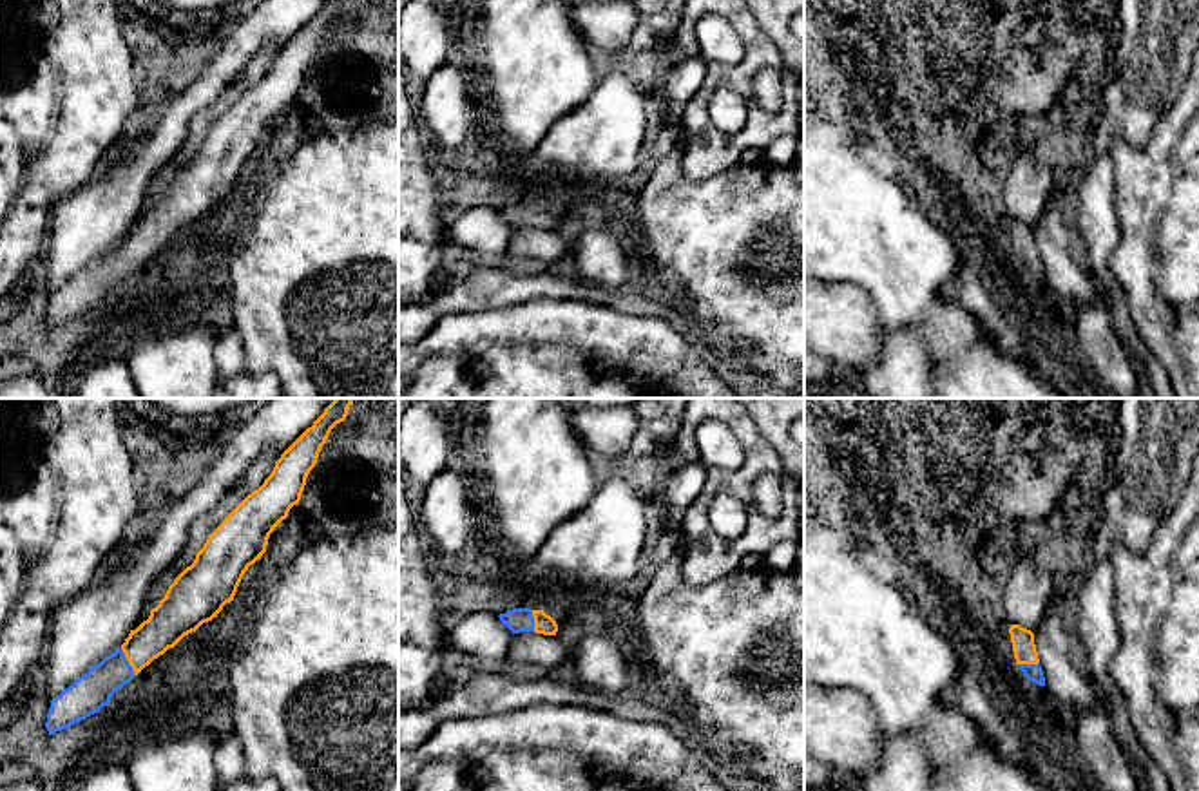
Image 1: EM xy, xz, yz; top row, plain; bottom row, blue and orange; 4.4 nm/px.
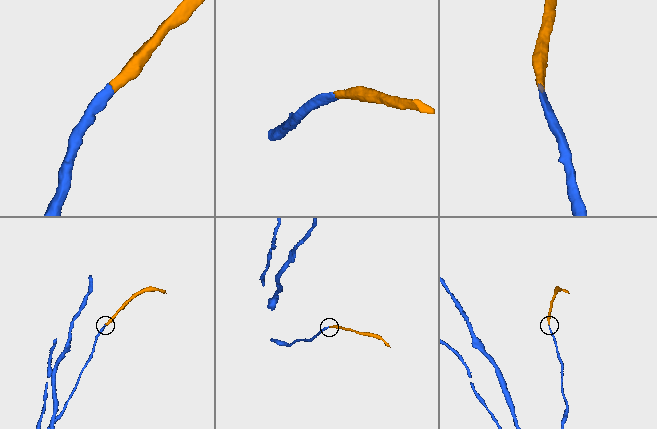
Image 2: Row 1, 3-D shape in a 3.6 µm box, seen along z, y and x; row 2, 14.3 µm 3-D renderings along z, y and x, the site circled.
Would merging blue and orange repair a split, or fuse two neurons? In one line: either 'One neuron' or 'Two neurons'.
One neuron

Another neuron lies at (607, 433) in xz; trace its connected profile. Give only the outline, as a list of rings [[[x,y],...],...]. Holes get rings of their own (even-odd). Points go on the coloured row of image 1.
[[[563,398],[571,404],[571,424],[589,454],[609,465],[630,451],[639,431],[632,405],[638,398]]]

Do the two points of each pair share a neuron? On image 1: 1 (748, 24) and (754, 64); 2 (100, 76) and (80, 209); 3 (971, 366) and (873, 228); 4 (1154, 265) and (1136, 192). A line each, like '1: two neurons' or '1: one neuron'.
1: one neuron
2: two neurons
3: one neuron
4: one neuron

